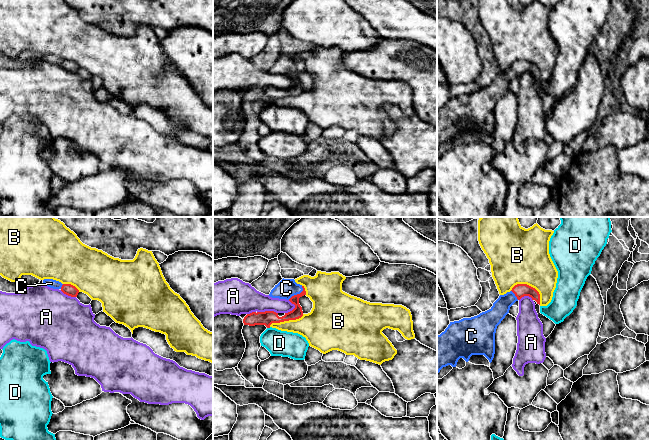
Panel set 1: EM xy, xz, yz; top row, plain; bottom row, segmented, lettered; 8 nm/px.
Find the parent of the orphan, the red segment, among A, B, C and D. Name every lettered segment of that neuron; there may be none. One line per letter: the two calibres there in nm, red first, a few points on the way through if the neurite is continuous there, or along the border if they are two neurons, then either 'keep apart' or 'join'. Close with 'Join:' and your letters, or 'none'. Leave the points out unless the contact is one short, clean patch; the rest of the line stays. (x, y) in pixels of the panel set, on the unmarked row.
A: calibres 120 and 260 nm; border xz (257, 87), (275, 87), (277, 89); keep apart
B: calibres 110 and 440 nm; keep apart
C: calibres 90 and 160 nm; way xz (296, 89), (297, 70), (286, 64); join
D: calibres 120 and 200 nm; border xz (270, 103), (267, 104); keep apart
Join: C

